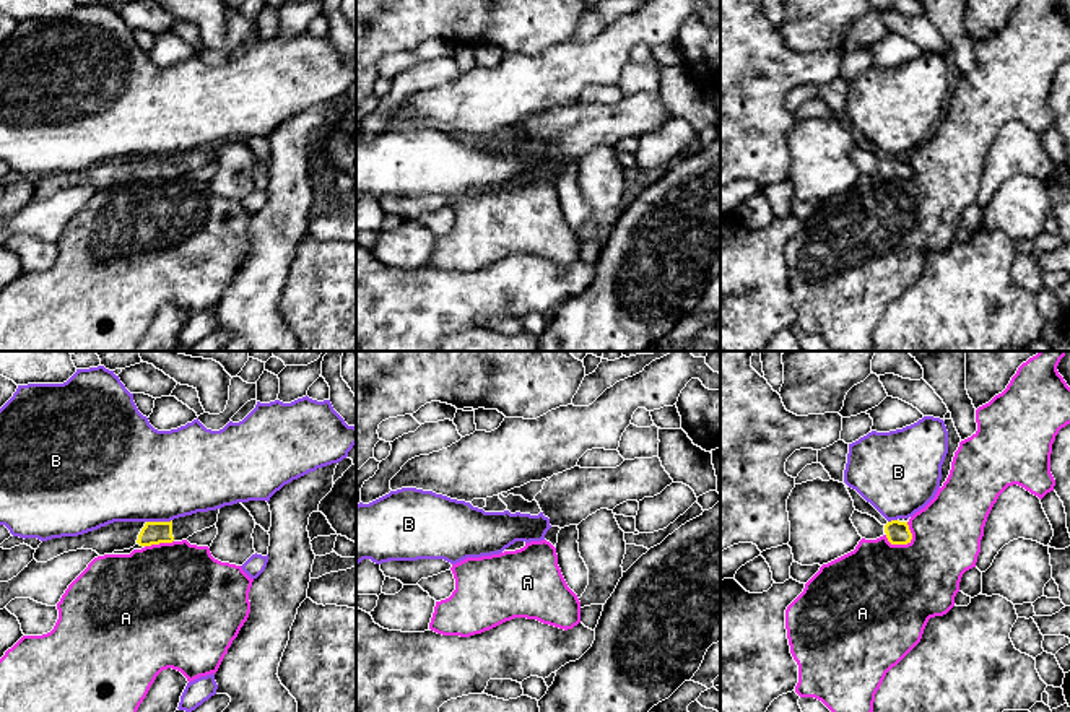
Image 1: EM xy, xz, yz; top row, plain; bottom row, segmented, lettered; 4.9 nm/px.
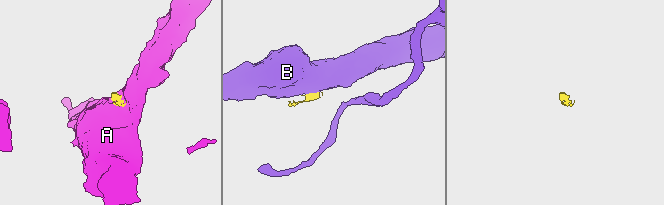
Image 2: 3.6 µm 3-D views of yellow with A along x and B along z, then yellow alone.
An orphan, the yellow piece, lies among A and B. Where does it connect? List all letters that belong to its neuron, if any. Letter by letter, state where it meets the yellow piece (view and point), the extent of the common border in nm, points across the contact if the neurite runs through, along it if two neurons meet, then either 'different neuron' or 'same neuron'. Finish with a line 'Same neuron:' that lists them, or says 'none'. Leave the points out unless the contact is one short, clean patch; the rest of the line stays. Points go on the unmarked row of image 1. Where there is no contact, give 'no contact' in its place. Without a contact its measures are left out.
A: yz (898, 179) | 150 nm | different neuron
B: xy (158, 158) | 130 nm | along xy (171, 155), (147, 158) | different neuron
Same neuron: none

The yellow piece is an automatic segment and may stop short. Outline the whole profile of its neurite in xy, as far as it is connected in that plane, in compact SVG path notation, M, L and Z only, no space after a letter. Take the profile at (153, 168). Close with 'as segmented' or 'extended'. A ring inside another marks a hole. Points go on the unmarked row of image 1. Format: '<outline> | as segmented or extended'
M220 145L197 148L171 158L114 158L98 166L42 177L34 189L37 198L47 198L63 189L93 185L99 192L140 182L182 177L218 158Z | extended

